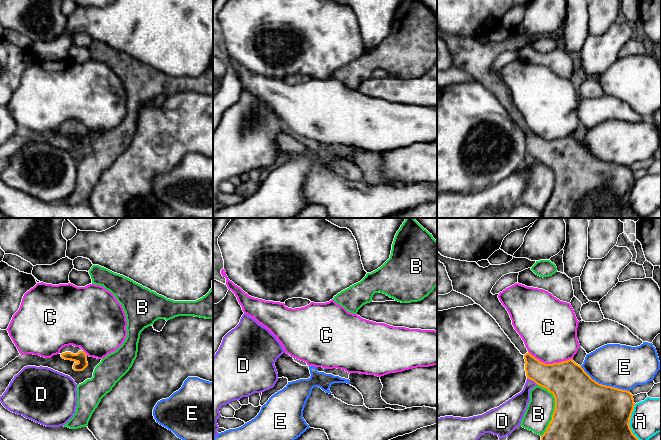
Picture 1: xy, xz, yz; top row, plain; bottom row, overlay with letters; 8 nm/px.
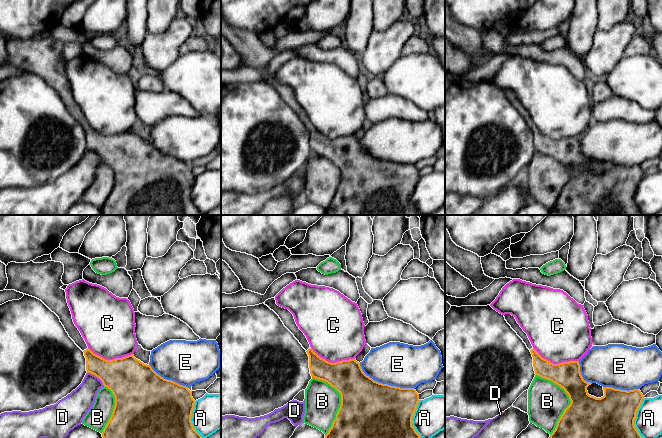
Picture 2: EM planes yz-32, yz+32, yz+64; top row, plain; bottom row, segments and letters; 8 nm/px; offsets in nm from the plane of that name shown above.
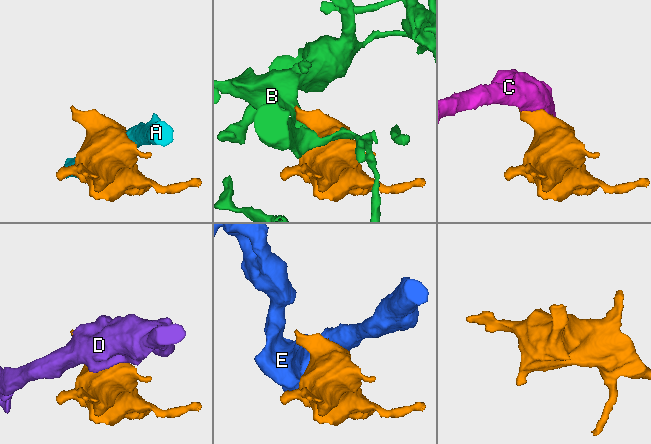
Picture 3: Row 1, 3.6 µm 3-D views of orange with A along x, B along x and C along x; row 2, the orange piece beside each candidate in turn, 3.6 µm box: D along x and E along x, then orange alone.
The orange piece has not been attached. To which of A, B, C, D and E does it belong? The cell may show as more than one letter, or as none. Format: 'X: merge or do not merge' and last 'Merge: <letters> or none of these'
A: do not merge
B: do not merge
C: do not merge
D: do not merge
E: do not merge
Merge: none of these

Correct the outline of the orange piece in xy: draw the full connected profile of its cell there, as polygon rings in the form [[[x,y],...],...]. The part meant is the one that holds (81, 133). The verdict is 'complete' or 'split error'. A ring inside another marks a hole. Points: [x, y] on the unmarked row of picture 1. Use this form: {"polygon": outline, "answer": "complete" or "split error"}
{"polygon": [[[65,122],[60,126],[60,130],[63,135],[75,138],[73,141],[75,147],[83,147],[88,142],[87,130],[80,123]]], "answer": "split error"}

